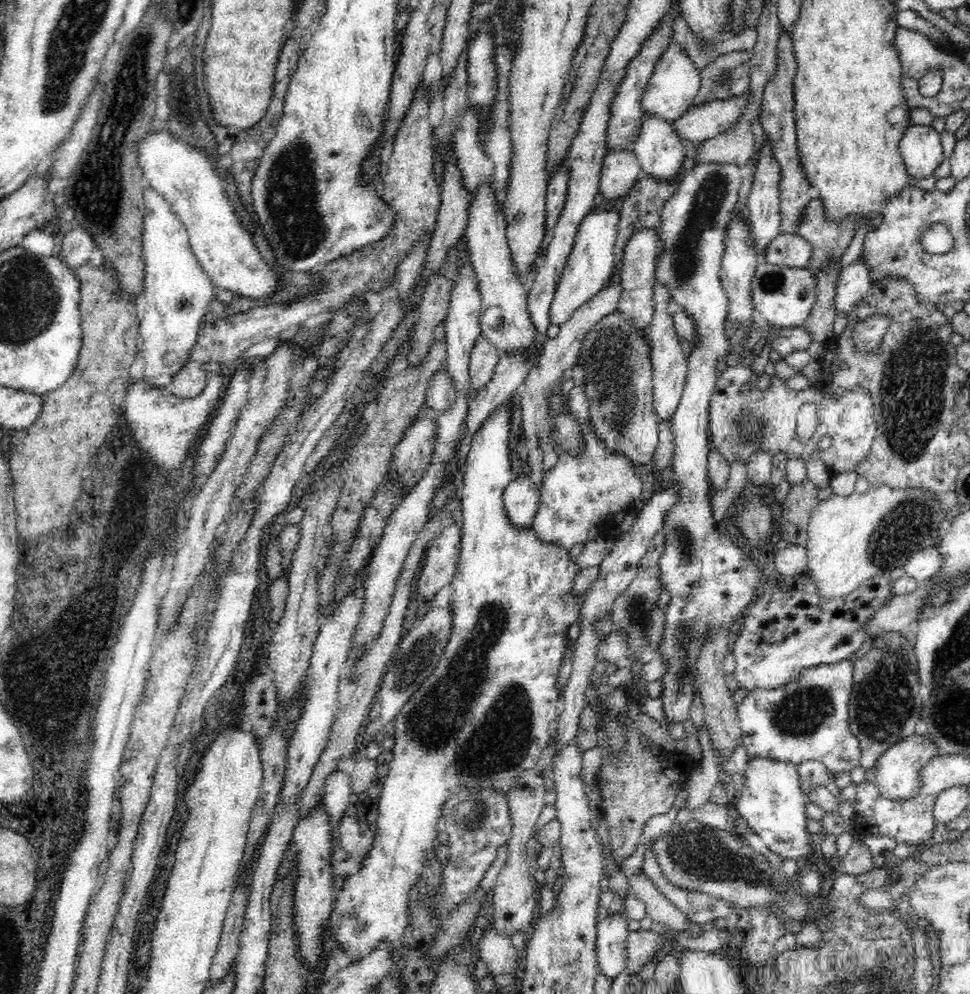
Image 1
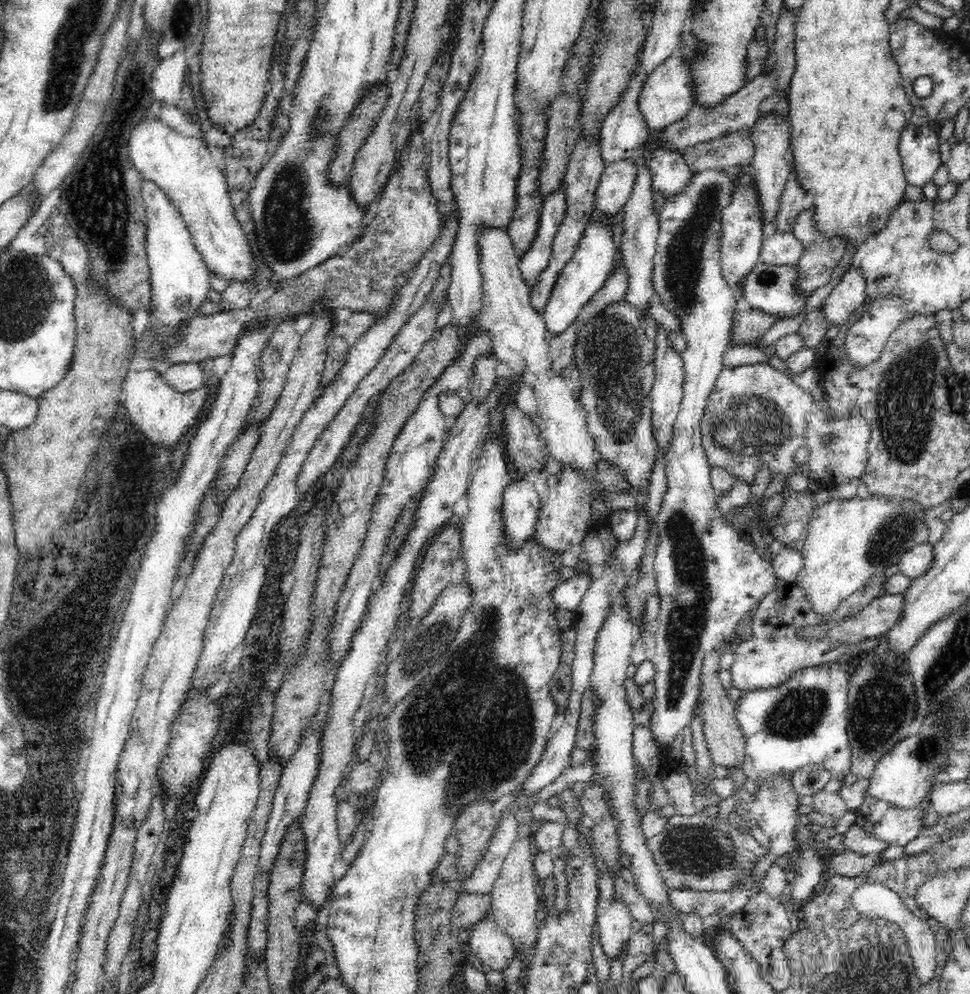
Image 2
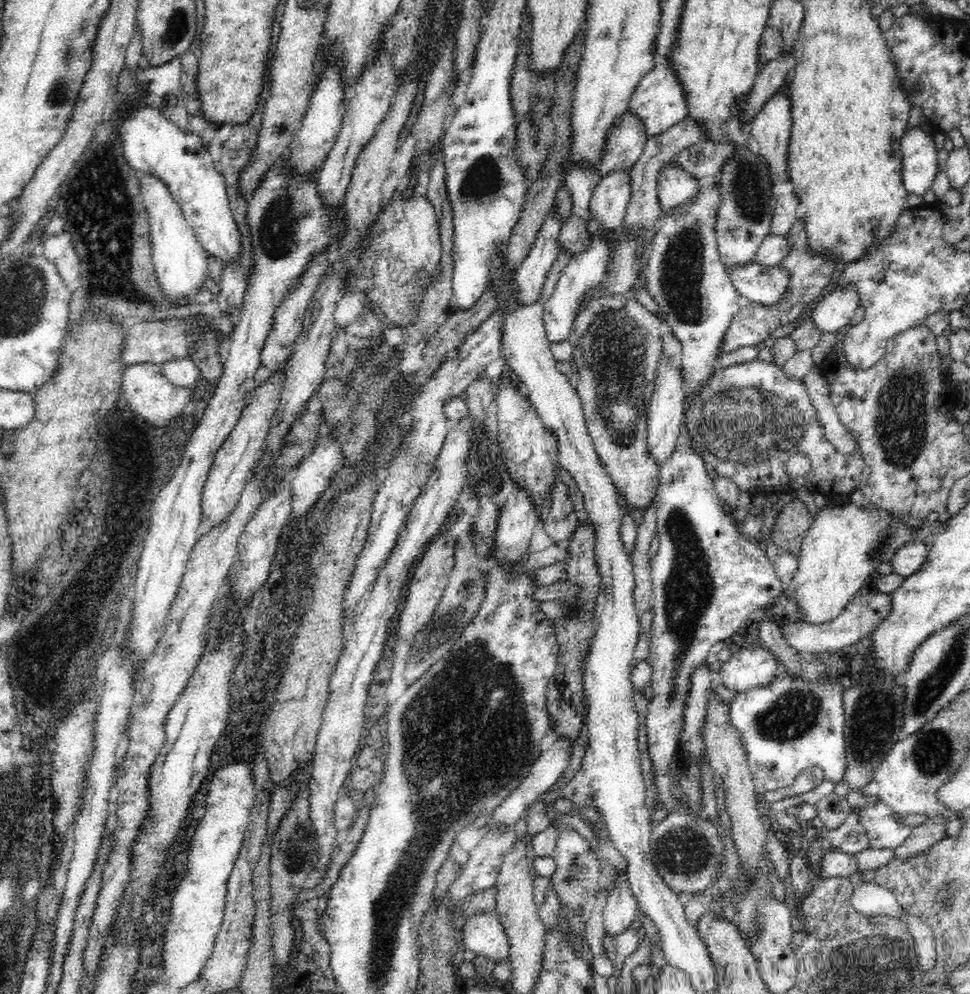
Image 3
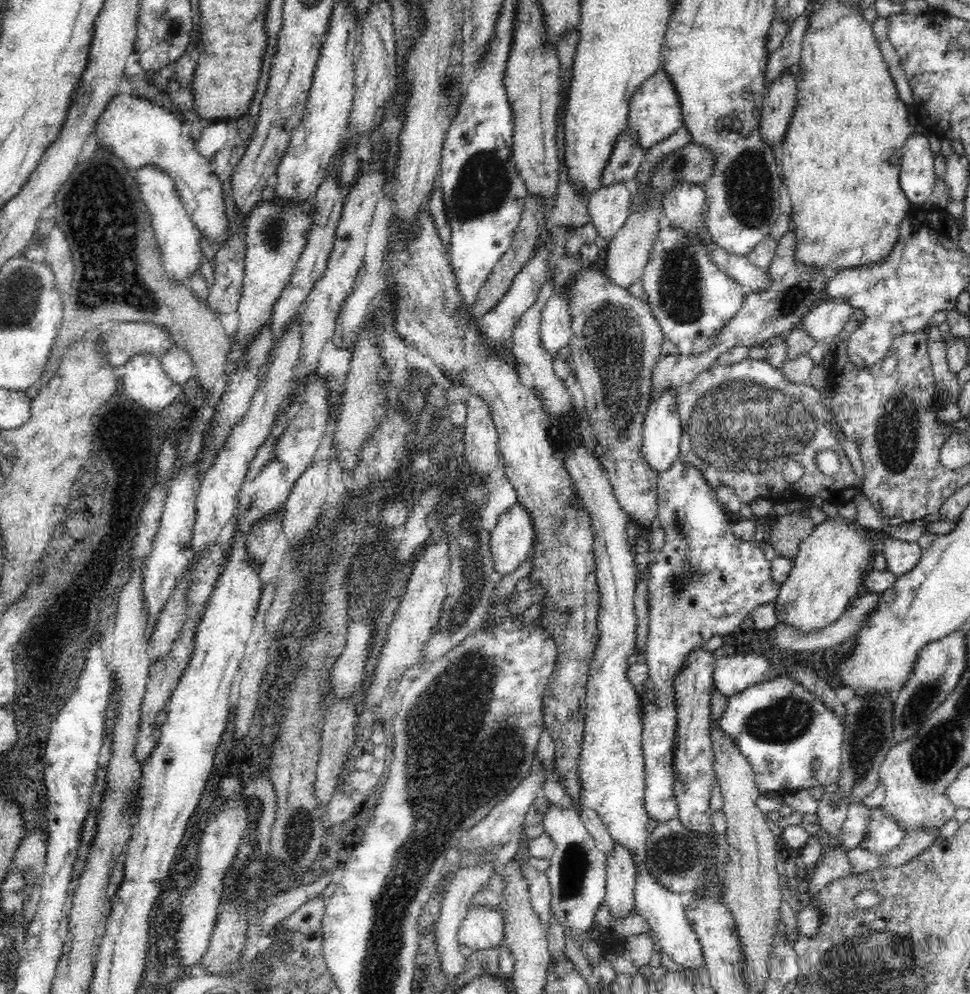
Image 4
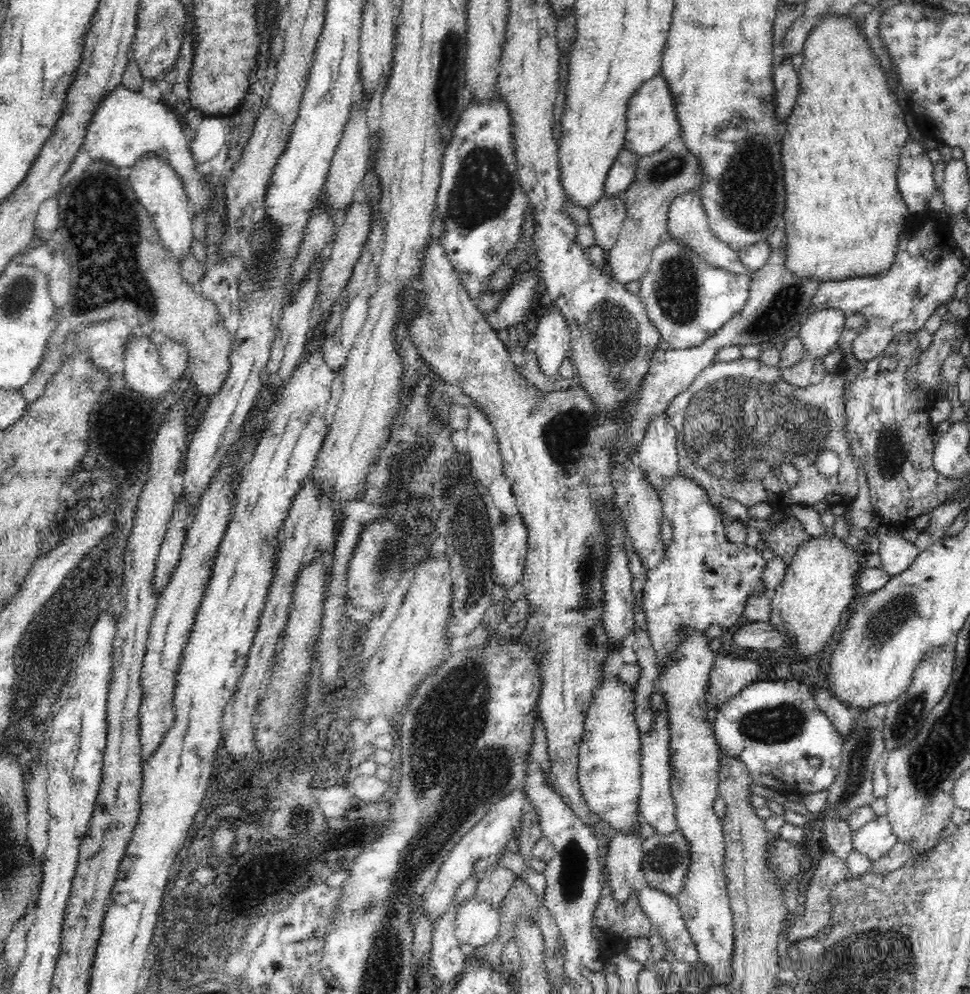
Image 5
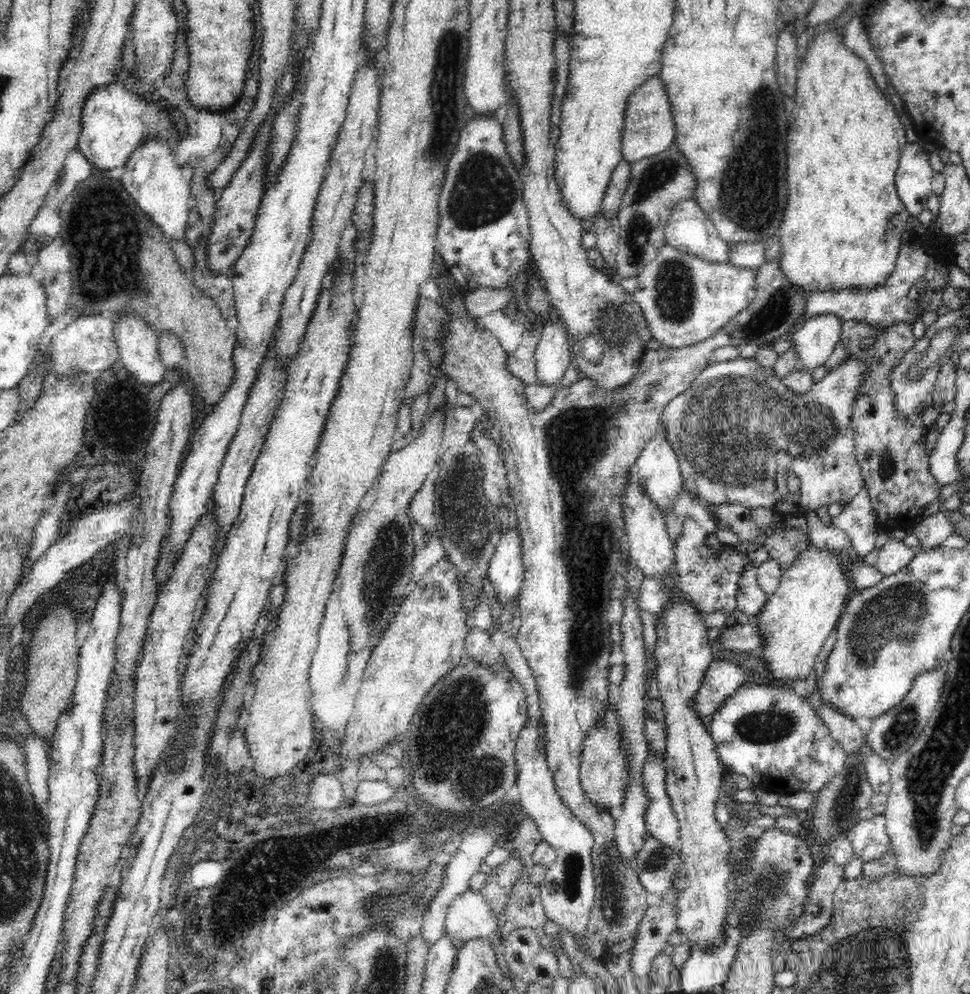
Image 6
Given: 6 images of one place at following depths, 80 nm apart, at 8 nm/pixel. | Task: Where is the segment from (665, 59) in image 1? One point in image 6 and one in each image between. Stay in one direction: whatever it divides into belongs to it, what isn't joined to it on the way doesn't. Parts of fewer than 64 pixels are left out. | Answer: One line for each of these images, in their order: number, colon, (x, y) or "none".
2: (666, 95)
3: (659, 101)
4: (655, 113)
5: (651, 121)
6: (649, 129)

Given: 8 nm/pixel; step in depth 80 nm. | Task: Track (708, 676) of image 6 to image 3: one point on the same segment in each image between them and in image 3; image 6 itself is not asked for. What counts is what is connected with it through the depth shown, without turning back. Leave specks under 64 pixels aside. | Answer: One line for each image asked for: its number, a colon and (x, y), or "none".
3: (752, 667)
4: (732, 674)
5: (728, 676)

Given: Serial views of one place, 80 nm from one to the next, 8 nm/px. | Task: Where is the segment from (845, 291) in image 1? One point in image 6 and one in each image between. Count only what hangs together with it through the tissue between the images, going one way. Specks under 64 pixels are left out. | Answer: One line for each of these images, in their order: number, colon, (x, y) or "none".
2: (849, 294)
3: (834, 310)
4: (826, 319)
5: (819, 333)
6: (814, 339)

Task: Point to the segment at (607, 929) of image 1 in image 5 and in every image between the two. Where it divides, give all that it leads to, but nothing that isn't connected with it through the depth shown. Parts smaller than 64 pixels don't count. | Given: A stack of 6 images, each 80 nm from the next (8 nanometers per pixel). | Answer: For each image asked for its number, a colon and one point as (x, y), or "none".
2: (615, 925)
3: (621, 907)
4: (621, 865)
5: (625, 853)

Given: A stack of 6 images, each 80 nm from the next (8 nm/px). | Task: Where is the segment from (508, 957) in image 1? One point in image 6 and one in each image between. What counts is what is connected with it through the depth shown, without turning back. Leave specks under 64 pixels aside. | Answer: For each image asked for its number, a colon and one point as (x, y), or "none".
2: (494, 947)
3: (483, 934)
4: (482, 927)
5: (477, 923)
6: (469, 917)

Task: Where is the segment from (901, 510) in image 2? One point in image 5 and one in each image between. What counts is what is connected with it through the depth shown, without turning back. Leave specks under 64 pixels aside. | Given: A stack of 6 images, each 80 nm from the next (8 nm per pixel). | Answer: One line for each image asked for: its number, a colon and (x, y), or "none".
3: (845, 543)
4: (826, 573)
5: (818, 586)

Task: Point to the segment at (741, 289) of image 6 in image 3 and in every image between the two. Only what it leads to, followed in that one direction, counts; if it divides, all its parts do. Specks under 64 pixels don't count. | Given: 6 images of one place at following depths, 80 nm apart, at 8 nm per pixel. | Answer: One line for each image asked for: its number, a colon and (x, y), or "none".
3: (684, 274)
4: (692, 300)
5: (687, 300)

